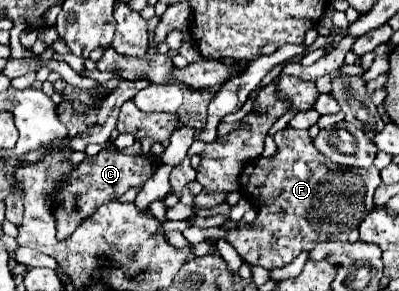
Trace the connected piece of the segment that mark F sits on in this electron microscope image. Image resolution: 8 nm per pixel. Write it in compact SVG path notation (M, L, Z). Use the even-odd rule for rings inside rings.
M283 129L275 133L277 141L277 153L271 157L255 157L243 165L243 171L239 175L241 191L247 189L249 201L265 201L257 209L257 221L246 226L230 229L227 241L237 249L237 253L251 265L259 265L265 269L277 269L287 263L291 263L301 251L311 251L321 241L345 241L347 235L361 225L365 215L373 209L373 193L381 183L379 171L375 167L363 169L363 167L349 167L349 165L337 165L329 161L325 155L321 155L313 143L307 131L301 129Z

